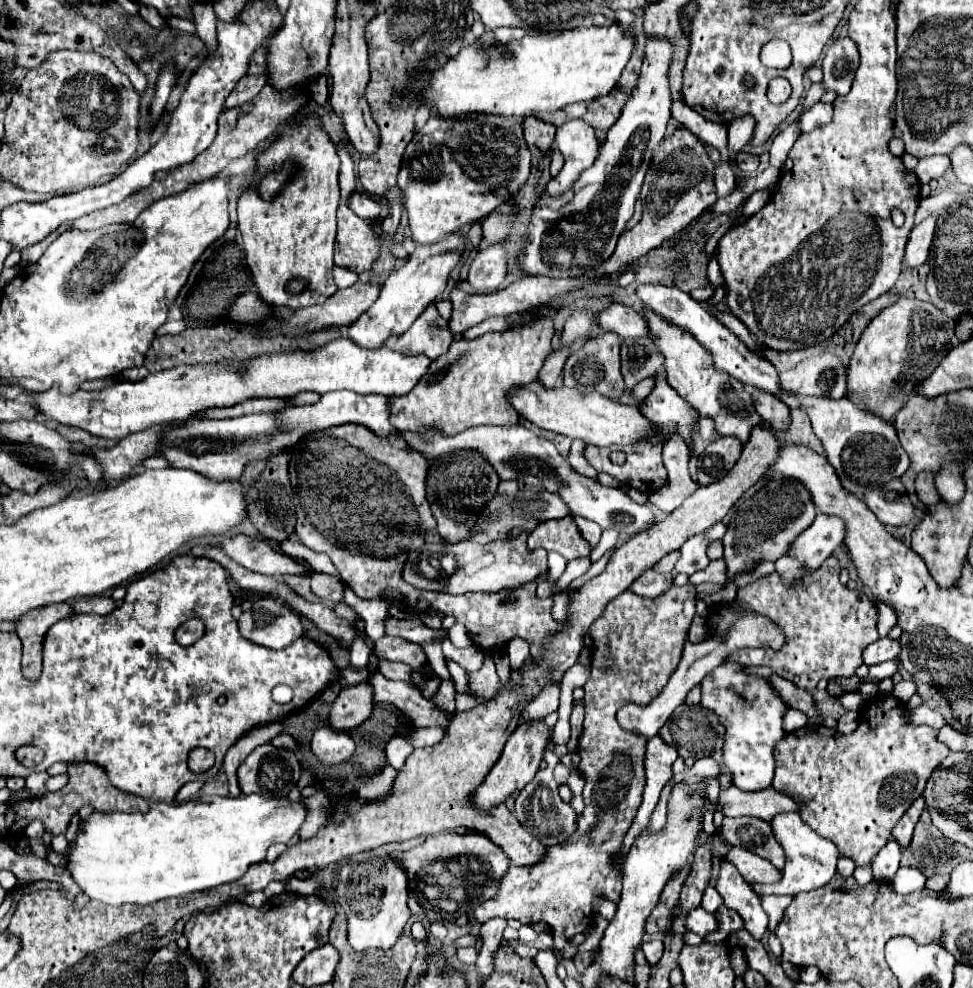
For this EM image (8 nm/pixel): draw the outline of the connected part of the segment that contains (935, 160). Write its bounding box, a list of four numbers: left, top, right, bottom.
[913,156,951,184]

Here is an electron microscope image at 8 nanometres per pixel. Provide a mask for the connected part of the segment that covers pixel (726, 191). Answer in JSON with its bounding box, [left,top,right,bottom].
[715,152,735,198]

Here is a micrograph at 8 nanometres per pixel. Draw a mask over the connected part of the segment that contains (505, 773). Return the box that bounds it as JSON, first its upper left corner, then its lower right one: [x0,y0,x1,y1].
[473,722,549,810]

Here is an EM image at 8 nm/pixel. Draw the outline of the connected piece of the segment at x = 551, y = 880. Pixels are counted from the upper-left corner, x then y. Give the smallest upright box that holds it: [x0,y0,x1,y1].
[473,584,697,960]

